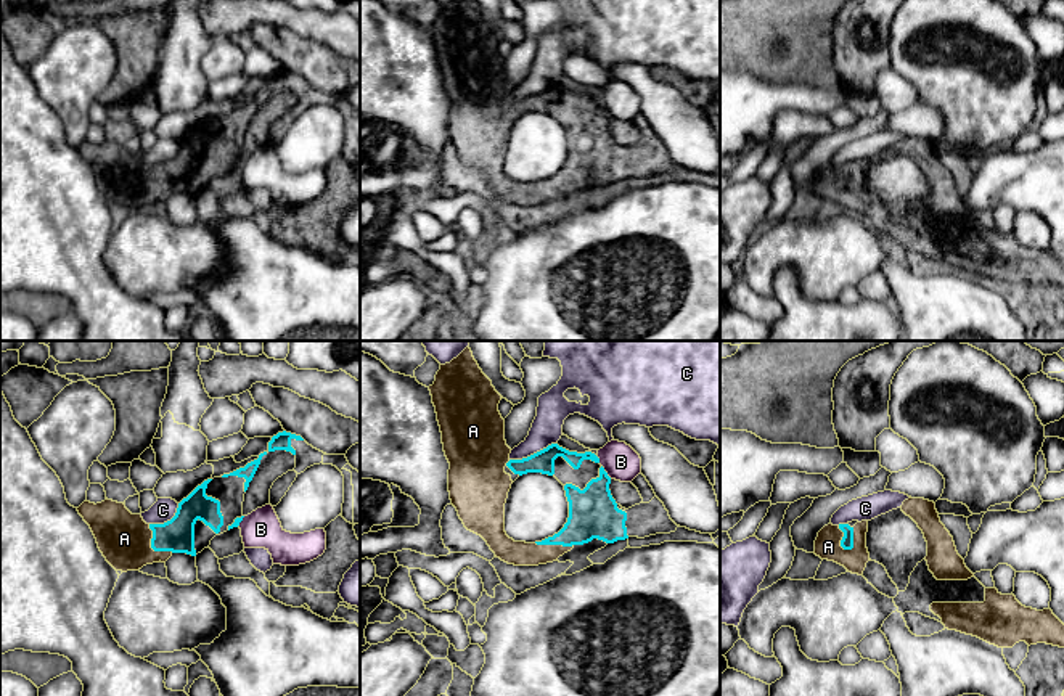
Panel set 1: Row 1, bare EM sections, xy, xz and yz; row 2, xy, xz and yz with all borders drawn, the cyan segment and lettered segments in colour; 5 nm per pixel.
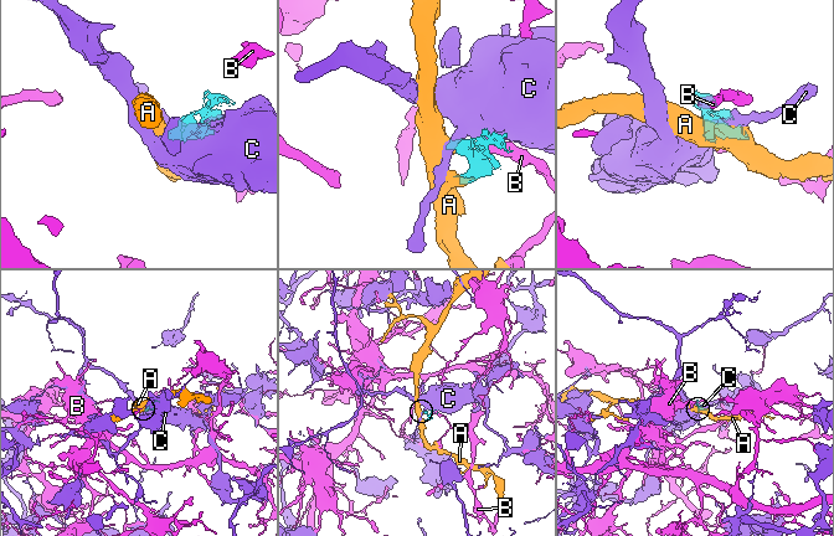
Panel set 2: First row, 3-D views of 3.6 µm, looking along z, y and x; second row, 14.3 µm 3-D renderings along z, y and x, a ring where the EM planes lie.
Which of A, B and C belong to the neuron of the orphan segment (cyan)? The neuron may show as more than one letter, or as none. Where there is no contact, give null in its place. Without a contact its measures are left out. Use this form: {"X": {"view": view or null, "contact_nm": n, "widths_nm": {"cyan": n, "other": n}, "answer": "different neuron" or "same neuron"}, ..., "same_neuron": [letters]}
{"A": {"view": "yz", "contact_nm": 140, "widths_nm": {"cyan": 60, "other": 130}, "answer": "same neuron"}, "B": {"view": "xz", "contact_nm": 90, "widths_nm": {"cyan": 240, "other": 180}, "answer": "different neuron"}, "C": {"view": "xz", "contact_nm": 260, "widths_nm": {"cyan": 110, "other": 160}, "answer": "different neuron"}, "same_neuron": ["A"]}

